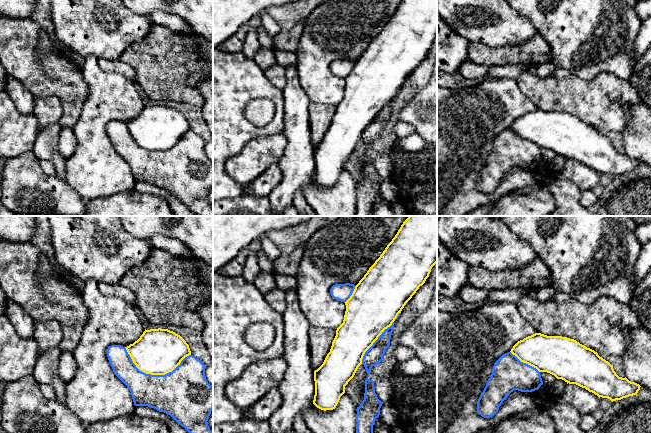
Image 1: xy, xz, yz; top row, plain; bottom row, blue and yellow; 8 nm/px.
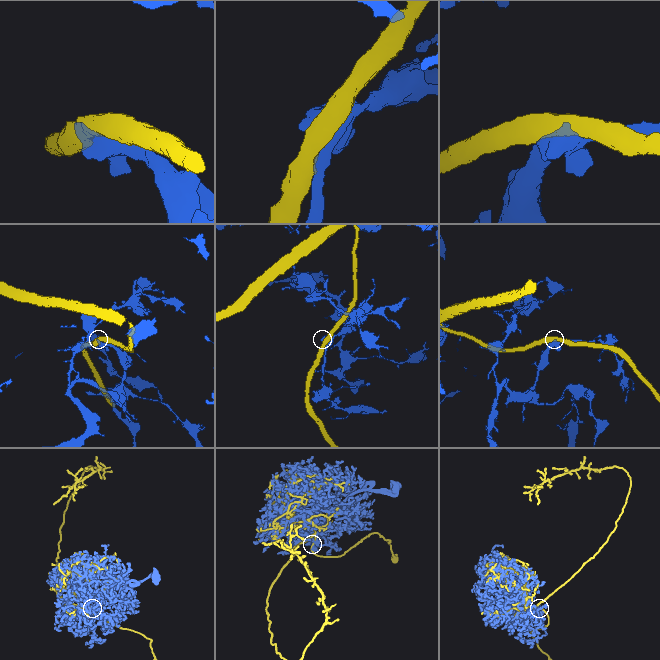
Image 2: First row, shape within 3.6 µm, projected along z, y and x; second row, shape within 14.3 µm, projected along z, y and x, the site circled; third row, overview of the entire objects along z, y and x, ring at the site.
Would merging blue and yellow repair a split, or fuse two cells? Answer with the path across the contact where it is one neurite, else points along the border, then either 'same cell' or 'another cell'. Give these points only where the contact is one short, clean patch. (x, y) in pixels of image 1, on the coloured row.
another cell

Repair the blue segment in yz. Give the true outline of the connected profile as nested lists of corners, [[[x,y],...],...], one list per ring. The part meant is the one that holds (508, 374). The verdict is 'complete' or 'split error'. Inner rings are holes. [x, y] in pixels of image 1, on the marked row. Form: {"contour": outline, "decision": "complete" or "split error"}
{"contour": [[[511,352],[505,353],[494,363],[492,374],[477,401],[477,412],[490,418],[514,390],[532,392],[541,385],[543,381],[536,368],[521,362]]], "decision": "complete"}

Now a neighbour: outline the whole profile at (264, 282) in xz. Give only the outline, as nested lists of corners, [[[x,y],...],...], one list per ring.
[[[260,272],[253,284],[263,294],[267,294],[277,288],[274,273]]]

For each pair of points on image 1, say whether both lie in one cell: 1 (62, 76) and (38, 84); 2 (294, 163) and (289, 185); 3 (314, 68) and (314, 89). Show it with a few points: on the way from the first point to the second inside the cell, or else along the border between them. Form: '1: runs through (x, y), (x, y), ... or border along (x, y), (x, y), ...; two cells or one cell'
1: runs through (56, 76), (46, 76), (44, 78); one cell
2: runs through (294, 168), (292, 180); one cell
3: runs through (314, 73), (314, 84); one cell

